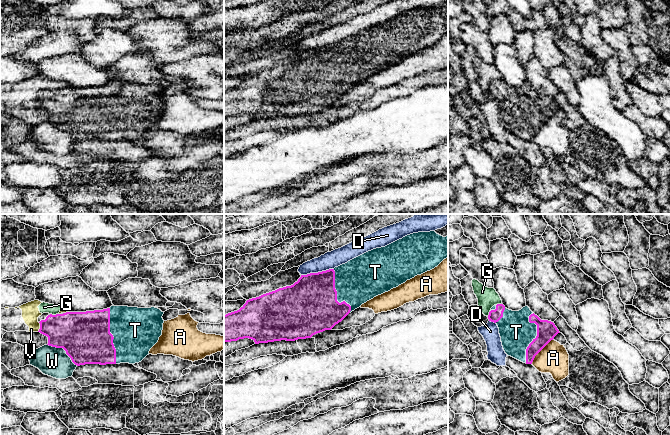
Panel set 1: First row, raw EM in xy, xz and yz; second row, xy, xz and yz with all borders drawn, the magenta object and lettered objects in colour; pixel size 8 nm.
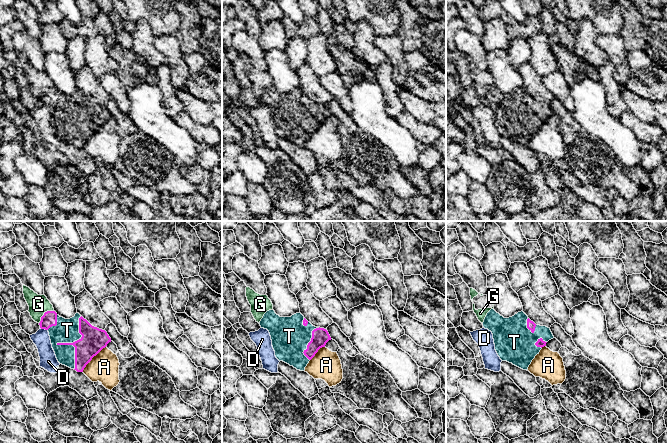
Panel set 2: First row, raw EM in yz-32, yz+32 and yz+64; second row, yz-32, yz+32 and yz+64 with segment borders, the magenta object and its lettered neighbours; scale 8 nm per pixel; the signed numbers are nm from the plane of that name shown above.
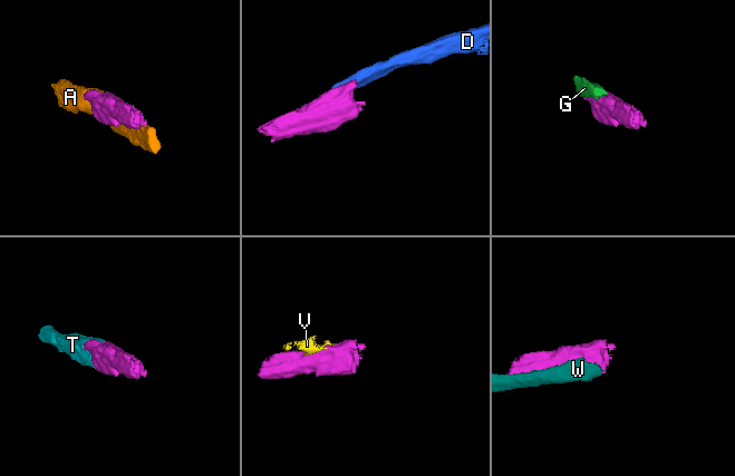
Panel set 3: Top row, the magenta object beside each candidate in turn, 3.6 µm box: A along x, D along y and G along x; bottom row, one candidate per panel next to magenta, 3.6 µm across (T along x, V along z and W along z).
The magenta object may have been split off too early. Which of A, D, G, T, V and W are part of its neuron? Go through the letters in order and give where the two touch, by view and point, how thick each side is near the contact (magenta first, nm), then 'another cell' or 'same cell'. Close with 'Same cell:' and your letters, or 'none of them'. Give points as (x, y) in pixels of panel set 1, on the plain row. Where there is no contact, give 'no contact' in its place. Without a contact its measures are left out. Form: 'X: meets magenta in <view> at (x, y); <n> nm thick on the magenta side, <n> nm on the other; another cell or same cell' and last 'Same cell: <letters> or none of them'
A: meets magenta in yz at (540, 126); 160 nm thick on the magenta side, 240 nm on the other; another cell
D: meets magenta in xz at (318, 48); 420 nm thick on the magenta side, 140 nm on the other; another cell
G: meets magenta in xy at (54, 91); 360 nm thick on the magenta side, 80 nm on the other; another cell
T: meets magenta in xy at (112, 112); 400 nm thick on the magenta side, 360 nm on the other; same cell
V: meets magenta in xy at (40, 103); 300 nm thick on the magenta side, 140 nm on the other; another cell
W: meets magenta in xy at (64, 125); 400 nm thick on the magenta side, 240 nm on the other; another cell
Same cell: T

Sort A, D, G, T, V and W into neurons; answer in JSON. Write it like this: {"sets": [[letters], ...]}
{"sets": [["A"], ["D", "W"], ["G", "V"], ["T"]]}

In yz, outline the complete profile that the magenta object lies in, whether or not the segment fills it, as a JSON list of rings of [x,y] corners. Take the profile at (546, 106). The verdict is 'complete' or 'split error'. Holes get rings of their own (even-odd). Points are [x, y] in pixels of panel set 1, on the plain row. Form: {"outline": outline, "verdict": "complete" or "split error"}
{"outline": [[[497,80],[488,95],[497,100],[505,129],[526,140],[532,140],[535,132],[560,109],[553,98],[541,96],[528,82],[512,87]]], "verdict": "split error"}

